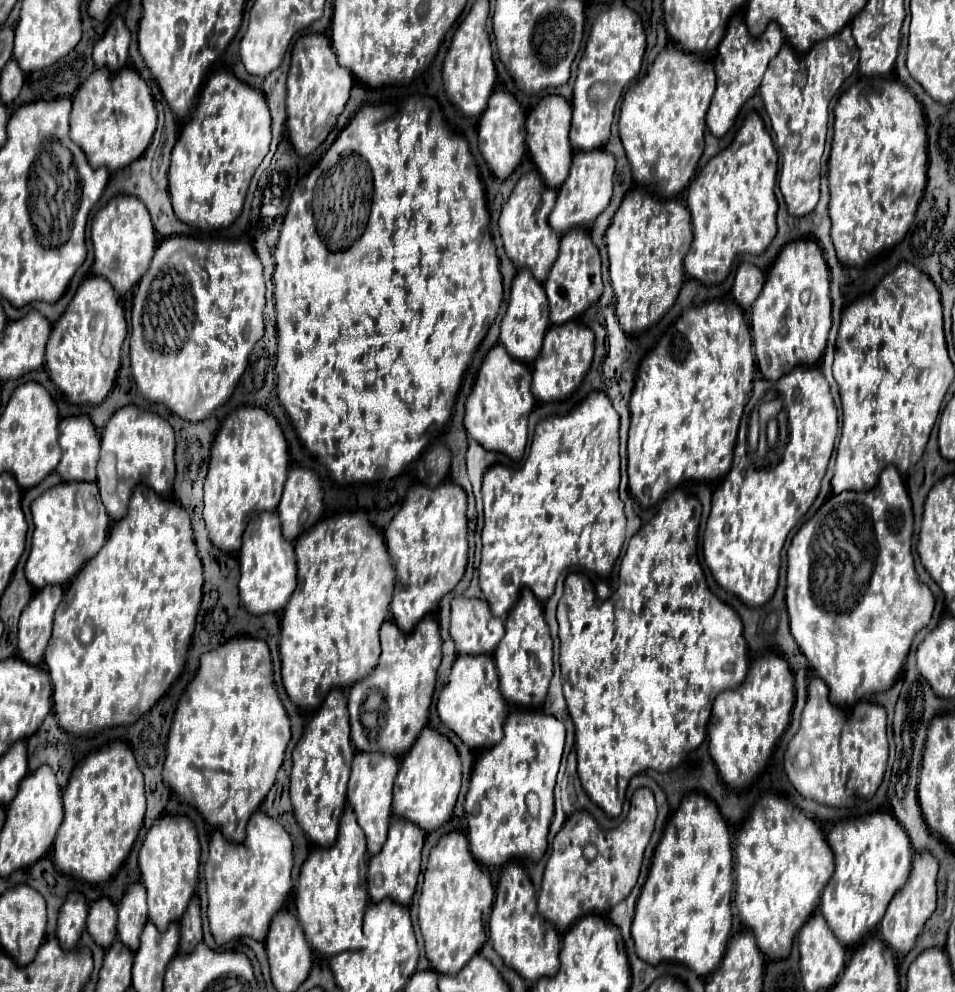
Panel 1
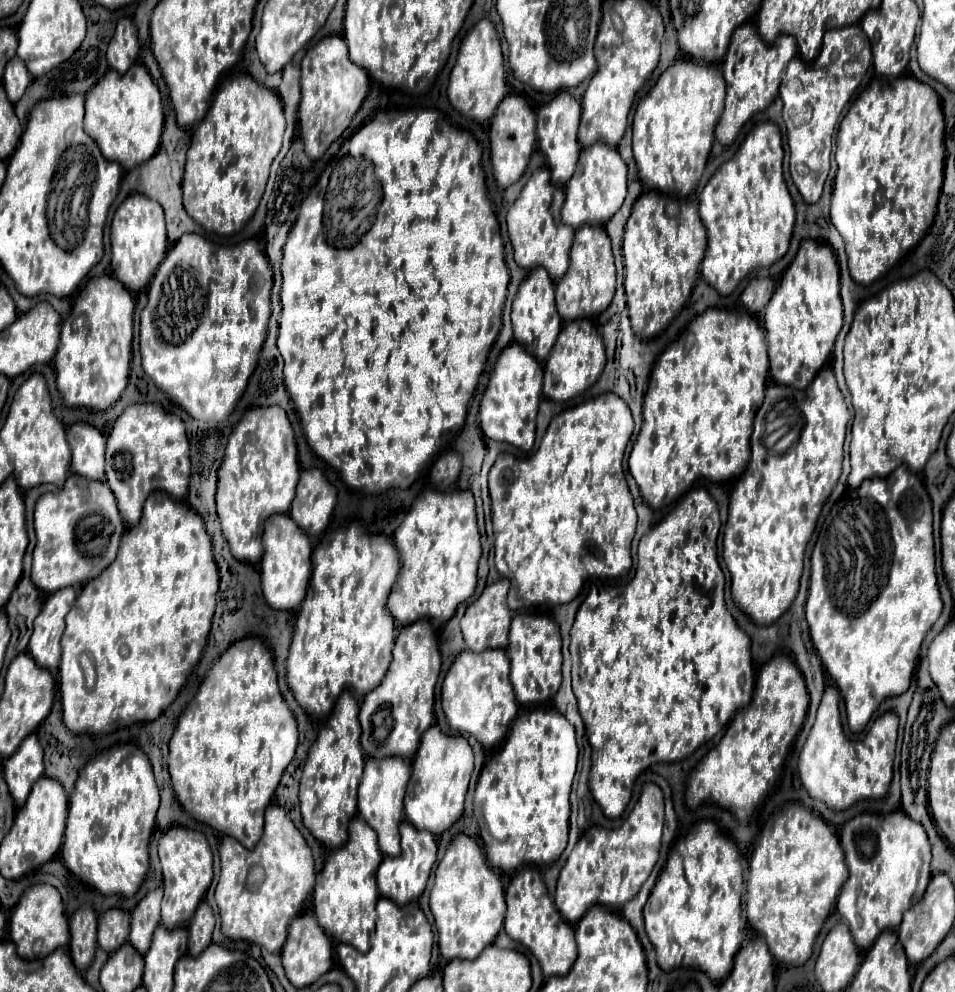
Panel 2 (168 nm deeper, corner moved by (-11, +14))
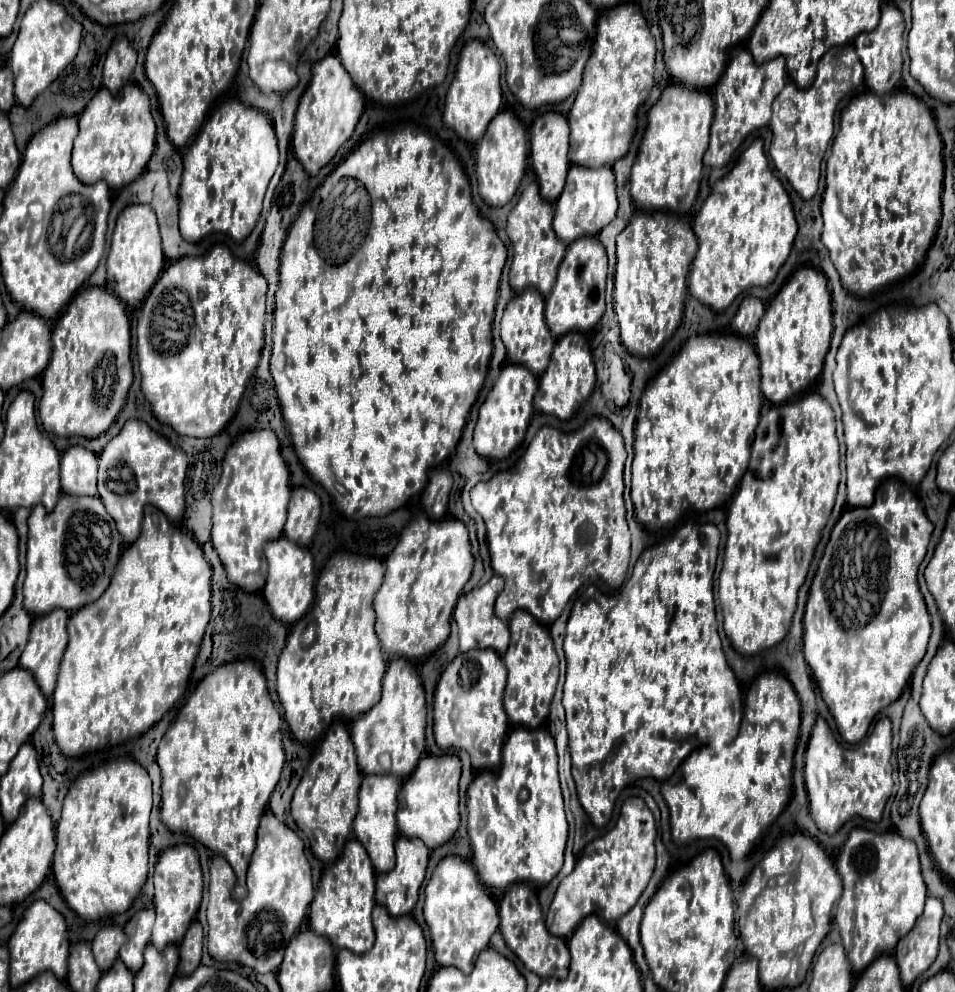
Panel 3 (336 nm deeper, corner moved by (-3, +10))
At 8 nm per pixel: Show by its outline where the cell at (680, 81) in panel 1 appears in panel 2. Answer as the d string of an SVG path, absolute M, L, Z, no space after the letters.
M679 58L661 74L649 94L637 104L633 118L635 162L639 164L639 178L647 188L681 198L691 196L703 176L723 100L725 84L719 66Z

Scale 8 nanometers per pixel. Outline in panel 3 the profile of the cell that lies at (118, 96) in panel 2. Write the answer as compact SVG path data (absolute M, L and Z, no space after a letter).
M125 84L117 94L101 88L79 116L79 134L75 138L71 164L85 184L105 180L109 188L119 190L145 170L153 148L155 120L151 116L147 94L135 84Z

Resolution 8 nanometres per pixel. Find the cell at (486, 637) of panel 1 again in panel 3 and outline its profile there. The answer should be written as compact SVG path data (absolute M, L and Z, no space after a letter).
M493 576L487 584L471 590L463 598L459 598L455 612L453 612L453 618L455 618L457 628L459 628L461 652L469 652L473 648L493 648L499 654L507 652L507 644L509 644L507 624L503 620L499 620L493 612L493 604L495 604L497 596L503 592L503 586L505 586L505 580L501 576Z

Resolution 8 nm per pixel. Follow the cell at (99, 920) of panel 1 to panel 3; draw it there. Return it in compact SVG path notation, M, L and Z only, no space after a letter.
M103 926L95 934L91 948L93 948L93 956L95 956L95 962L99 964L101 972L117 960L123 940L125 940L125 934L123 934L121 926Z

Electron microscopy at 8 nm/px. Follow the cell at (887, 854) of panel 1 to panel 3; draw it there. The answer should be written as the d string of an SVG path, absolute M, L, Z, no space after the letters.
M853 828L837 856L837 872L843 878L843 896L835 908L835 924L839 926L847 958L855 972L861 972L879 952L893 952L899 938L903 938L923 912L927 890L921 878L919 854L913 840L899 836L899 832L877 834L865 828Z

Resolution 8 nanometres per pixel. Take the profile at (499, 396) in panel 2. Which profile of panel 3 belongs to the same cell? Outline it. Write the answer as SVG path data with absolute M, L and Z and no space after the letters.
M505 364L501 368L495 386L491 388L487 400L479 408L479 418L475 424L473 446L481 456L501 460L509 456L525 440L525 432L533 414L535 388L537 388L537 376L533 372L527 372L527 368L519 364Z

